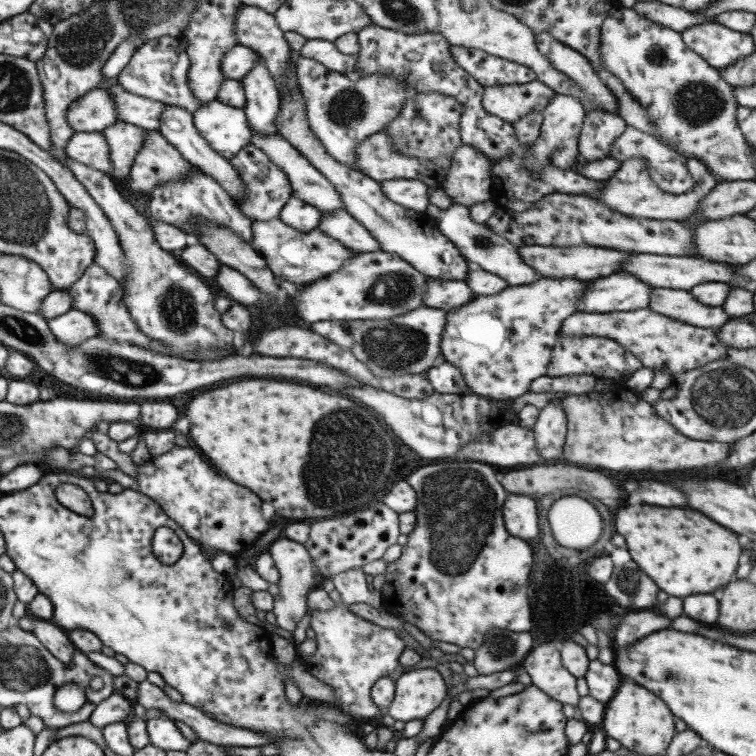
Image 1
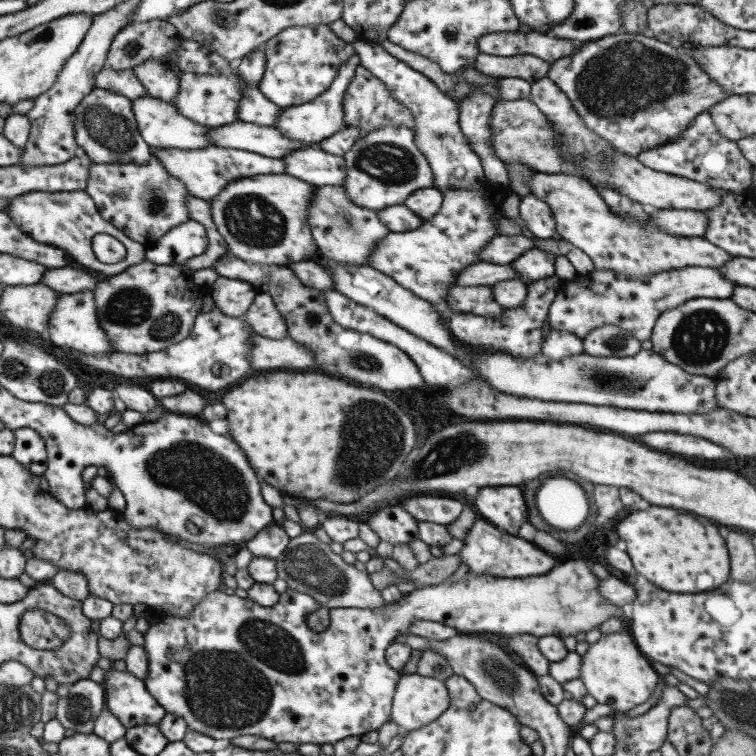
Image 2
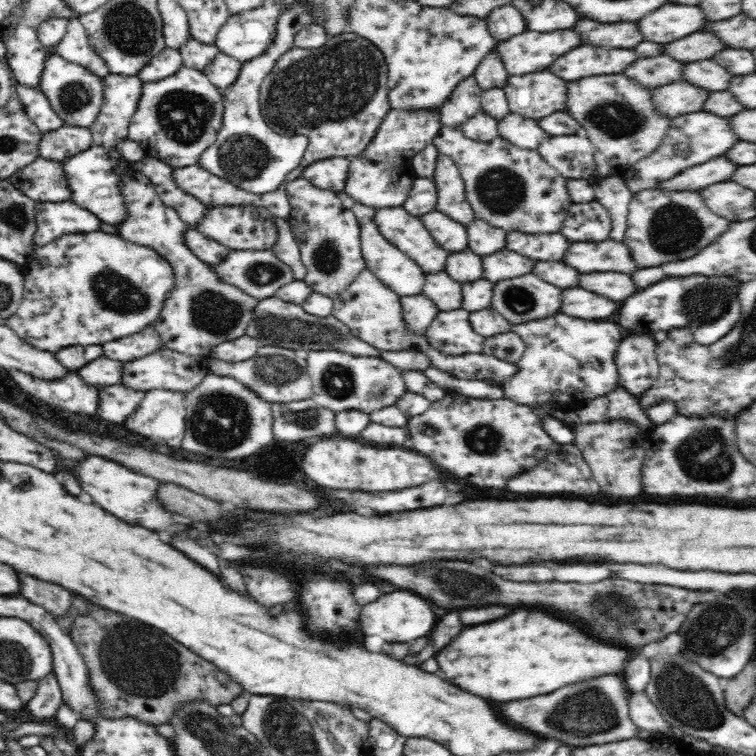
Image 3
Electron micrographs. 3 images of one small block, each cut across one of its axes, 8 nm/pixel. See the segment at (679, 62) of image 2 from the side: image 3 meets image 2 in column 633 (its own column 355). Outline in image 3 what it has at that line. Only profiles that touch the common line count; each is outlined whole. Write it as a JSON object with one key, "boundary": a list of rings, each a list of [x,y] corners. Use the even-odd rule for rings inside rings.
{"boundary":[[[352,32],[329,36],[326,44],[318,48],[302,48],[294,46],[292,49],[288,50],[284,56],[278,58],[278,62],[276,62],[274,68],[272,68],[272,72],[266,75],[266,78],[264,78],[260,85],[259,103],[261,106],[261,113],[273,132],[286,137],[302,135],[308,139],[308,147],[306,148],[302,161],[292,173],[288,173],[285,182],[290,182],[296,180],[296,178],[300,178],[301,174],[304,173],[305,168],[311,166],[314,162],[326,160],[328,158],[359,157],[361,153],[364,153],[364,150],[368,149],[370,142],[372,142],[376,134],[379,132],[380,124],[382,124],[384,116],[386,116],[386,114],[388,114],[392,109],[390,101],[388,100],[388,87],[386,85],[388,82],[387,72],[388,67],[386,66],[383,52],[368,39]]]}

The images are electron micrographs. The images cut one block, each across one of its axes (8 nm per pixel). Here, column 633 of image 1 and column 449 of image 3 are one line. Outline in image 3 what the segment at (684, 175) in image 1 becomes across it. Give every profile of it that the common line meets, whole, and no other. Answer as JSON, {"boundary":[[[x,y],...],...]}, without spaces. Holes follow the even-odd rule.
{"boundary":[[[441,125],[441,130],[431,142],[439,154],[448,156],[458,168],[464,185],[466,199],[476,213],[476,218],[507,232],[518,231],[528,234],[550,234],[559,232],[573,204],[566,188],[566,181],[537,150],[523,150],[500,136],[492,142],[476,142],[464,136],[460,129]]]}

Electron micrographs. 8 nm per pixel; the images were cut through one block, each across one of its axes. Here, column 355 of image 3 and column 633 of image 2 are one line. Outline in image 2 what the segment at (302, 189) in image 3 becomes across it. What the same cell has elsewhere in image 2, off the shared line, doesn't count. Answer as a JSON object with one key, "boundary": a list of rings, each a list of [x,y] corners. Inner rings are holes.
{"boundary":[[[535,172],[530,178],[531,194],[544,200],[552,209],[556,221],[556,235],[566,240],[576,248],[581,248],[594,262],[597,270],[613,271],[622,278],[646,278],[646,276],[659,274],[665,271],[677,270],[684,266],[708,266],[708,268],[720,268],[726,262],[732,260],[732,256],[726,250],[714,245],[706,237],[680,237],[670,235],[662,231],[652,219],[648,218],[646,225],[640,223],[632,215],[622,215],[612,211],[608,204],[600,197],[594,186],[588,179],[568,174],[546,174]]]}

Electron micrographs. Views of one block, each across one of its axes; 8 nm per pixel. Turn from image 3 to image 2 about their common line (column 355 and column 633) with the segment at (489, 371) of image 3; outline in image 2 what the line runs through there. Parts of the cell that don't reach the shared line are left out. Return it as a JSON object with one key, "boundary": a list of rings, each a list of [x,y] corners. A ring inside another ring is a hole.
{"boundary":[[[690,266],[682,270],[665,271],[646,278],[622,278],[613,271],[595,269],[588,286],[578,288],[579,278],[568,280],[558,290],[549,308],[547,330],[572,333],[582,340],[600,326],[618,325],[638,340],[651,338],[658,317],[667,310],[675,309],[693,298],[730,299],[734,284],[716,268]]]}

